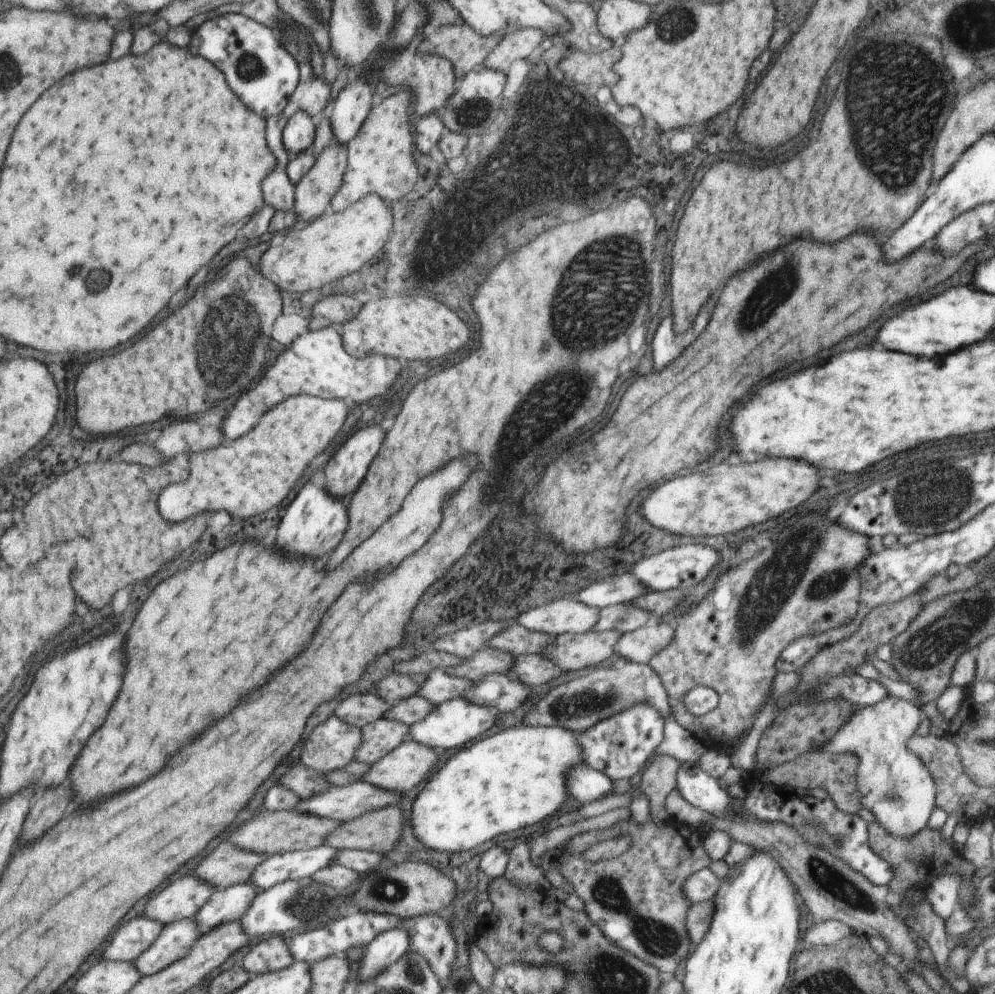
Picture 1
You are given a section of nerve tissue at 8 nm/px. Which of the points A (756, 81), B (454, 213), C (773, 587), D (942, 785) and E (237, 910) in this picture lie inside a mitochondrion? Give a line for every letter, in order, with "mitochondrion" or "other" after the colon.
A: other
B: mitochondrion
C: mitochondrion
D: other
E: other

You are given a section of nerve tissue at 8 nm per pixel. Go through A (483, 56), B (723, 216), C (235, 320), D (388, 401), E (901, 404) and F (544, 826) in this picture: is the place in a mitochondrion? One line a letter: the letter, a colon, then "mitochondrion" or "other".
A: other
B: other
C: mitochondrion
D: other
E: other
F: other

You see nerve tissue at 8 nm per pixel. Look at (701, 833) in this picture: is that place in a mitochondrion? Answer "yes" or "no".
no

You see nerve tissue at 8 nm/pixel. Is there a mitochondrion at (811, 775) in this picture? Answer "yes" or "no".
no

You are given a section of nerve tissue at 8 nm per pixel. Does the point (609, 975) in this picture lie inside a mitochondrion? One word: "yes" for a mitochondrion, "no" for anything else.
yes

